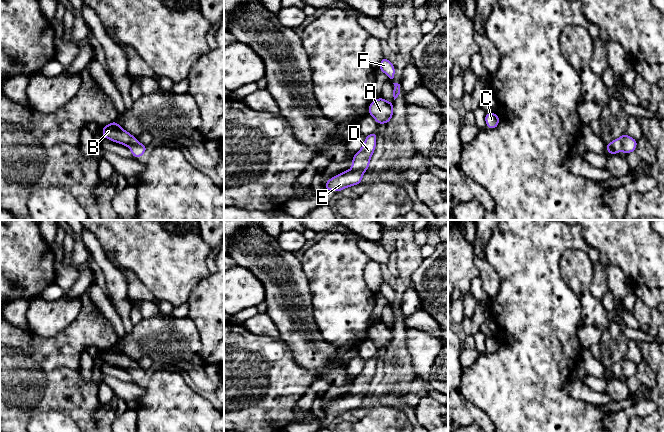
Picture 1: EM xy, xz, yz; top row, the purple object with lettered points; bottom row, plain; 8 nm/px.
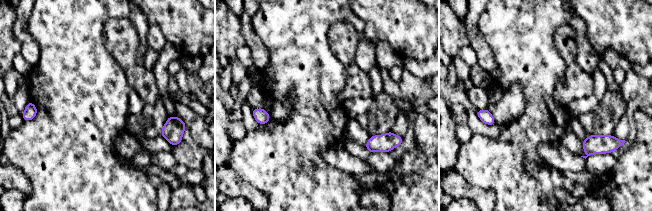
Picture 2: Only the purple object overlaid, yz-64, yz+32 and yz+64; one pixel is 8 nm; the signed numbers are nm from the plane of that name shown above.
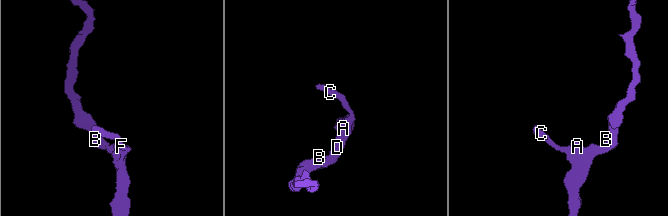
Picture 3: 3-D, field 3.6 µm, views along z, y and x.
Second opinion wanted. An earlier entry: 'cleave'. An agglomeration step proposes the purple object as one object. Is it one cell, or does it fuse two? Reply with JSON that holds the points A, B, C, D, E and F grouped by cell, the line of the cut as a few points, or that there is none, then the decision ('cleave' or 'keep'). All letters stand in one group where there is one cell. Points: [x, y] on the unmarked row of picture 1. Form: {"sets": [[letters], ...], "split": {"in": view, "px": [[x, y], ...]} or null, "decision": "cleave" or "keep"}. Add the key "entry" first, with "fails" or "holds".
{"entry": "fails", "sets": [["A", "B", "C", "D", "E", "F"]], "split": null, "decision": "keep"}

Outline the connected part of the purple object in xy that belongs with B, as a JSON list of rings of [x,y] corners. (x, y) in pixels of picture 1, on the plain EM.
[[[116,344],[106,349],[102,353],[104,362],[113,366],[128,370],[134,382],[141,381],[148,371],[141,368],[136,361],[125,355]]]

